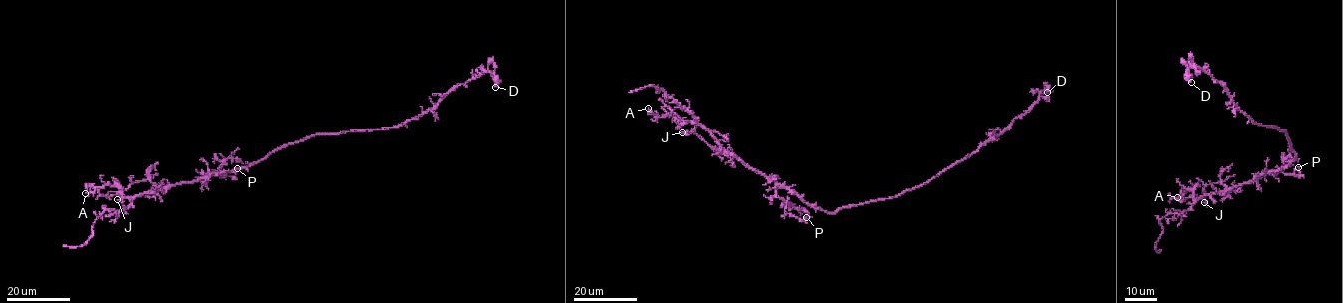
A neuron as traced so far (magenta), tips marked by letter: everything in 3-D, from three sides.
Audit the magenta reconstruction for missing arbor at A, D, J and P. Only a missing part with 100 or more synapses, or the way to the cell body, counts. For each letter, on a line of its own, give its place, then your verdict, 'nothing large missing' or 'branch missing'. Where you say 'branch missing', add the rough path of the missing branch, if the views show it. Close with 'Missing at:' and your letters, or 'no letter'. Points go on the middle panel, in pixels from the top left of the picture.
A: place (648, 108); nothing large missing
D: place (1047, 92); nothing large missing
J: place (682, 132); nothing large missing
P: place (806, 217); nothing large missing
Missing at: no letter

